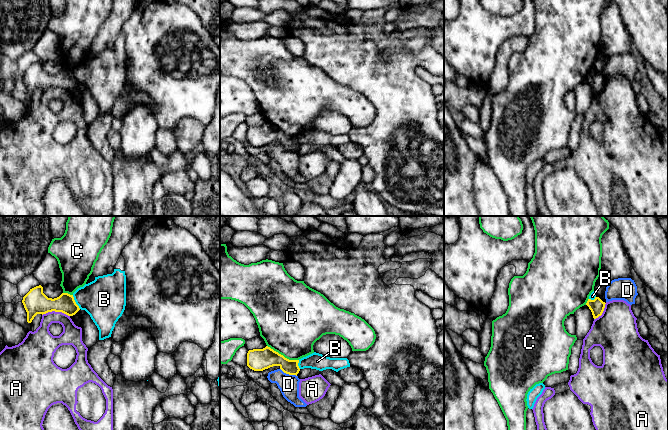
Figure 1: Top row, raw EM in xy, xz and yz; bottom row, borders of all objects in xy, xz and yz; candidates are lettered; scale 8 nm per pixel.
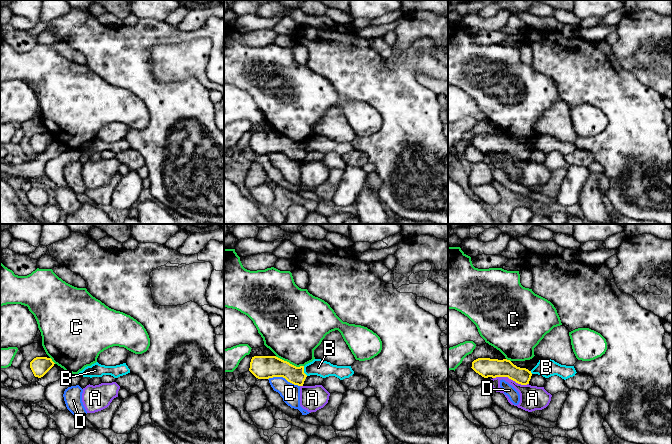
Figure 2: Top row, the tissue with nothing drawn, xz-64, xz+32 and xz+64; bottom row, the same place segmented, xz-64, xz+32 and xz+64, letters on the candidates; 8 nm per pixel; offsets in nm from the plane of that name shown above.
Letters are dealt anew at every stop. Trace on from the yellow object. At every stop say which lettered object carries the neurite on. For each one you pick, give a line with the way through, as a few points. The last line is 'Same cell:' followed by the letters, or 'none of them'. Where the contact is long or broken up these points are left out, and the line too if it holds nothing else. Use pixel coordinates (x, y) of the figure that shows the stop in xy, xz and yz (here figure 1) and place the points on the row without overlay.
Same cell: none of them

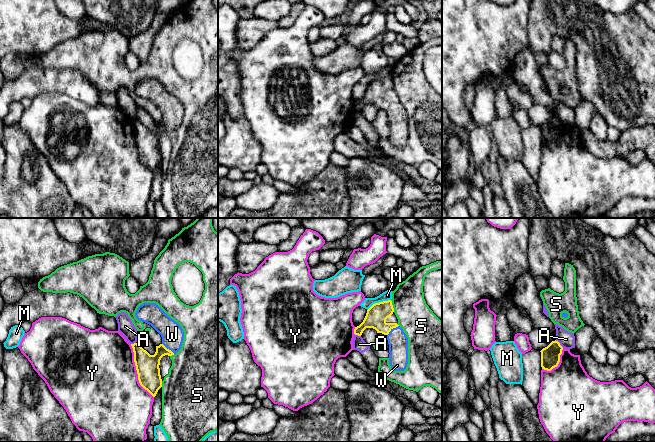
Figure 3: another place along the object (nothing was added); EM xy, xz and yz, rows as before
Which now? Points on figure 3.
W: way xz (376, 91), (387, 104), (392, 104), (398, 118)
Same cell: W

